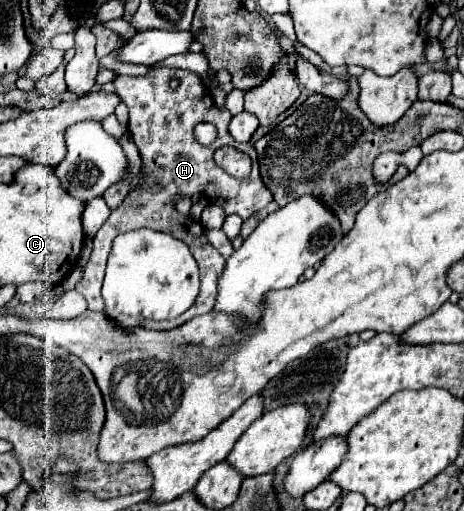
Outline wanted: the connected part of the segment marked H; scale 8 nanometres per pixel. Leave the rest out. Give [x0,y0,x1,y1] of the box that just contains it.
[76,68,272,312]

